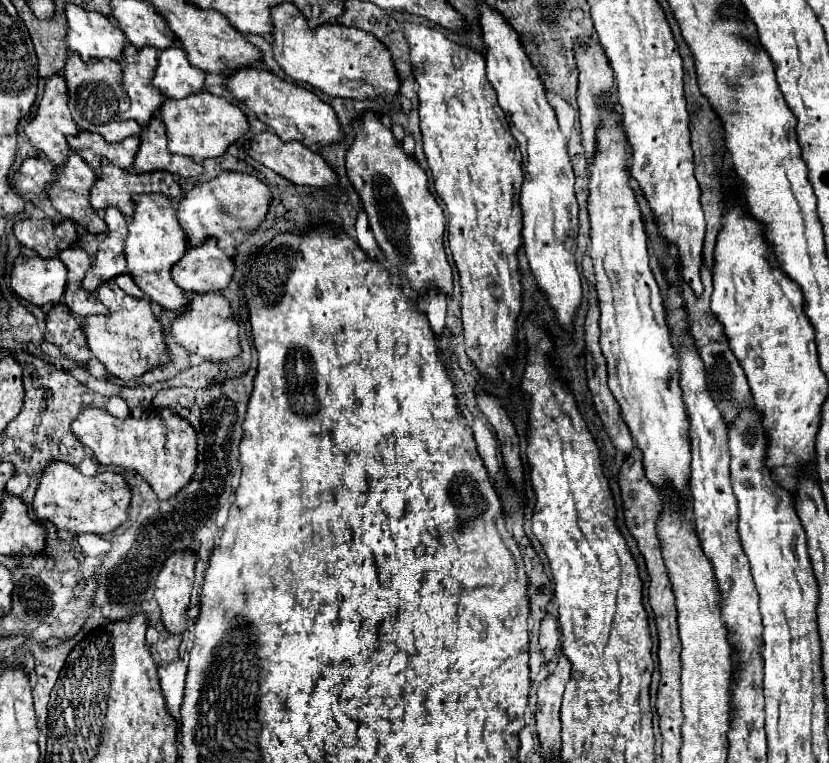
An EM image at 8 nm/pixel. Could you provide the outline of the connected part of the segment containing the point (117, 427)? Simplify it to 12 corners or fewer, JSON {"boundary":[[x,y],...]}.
{"boundary":[[84,408],[72,432],[160,500],[192,478],[196,432],[170,408],[114,418]]}

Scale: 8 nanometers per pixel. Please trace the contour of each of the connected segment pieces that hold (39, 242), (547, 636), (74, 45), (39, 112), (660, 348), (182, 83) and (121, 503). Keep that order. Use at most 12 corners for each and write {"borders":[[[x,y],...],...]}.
{"borders":[[[20,220],[14,236],[42,258],[76,242],[72,220]],[[552,616],[540,626],[540,648],[546,664],[560,652]],[[66,4],[64,44],[84,60],[120,58],[108,16]],[[64,76],[46,78],[44,96],[24,134],[60,166],[66,136],[78,128],[68,110]],[[602,102],[590,250],[608,388],[654,486],[688,486],[688,418],[630,184]],[[178,46],[158,52],[152,86],[168,98],[204,88]],[[52,460],[32,506],[56,528],[108,534],[128,520],[120,474]]]}

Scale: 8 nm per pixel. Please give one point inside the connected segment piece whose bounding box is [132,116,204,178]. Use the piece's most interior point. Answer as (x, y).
(152, 155)

